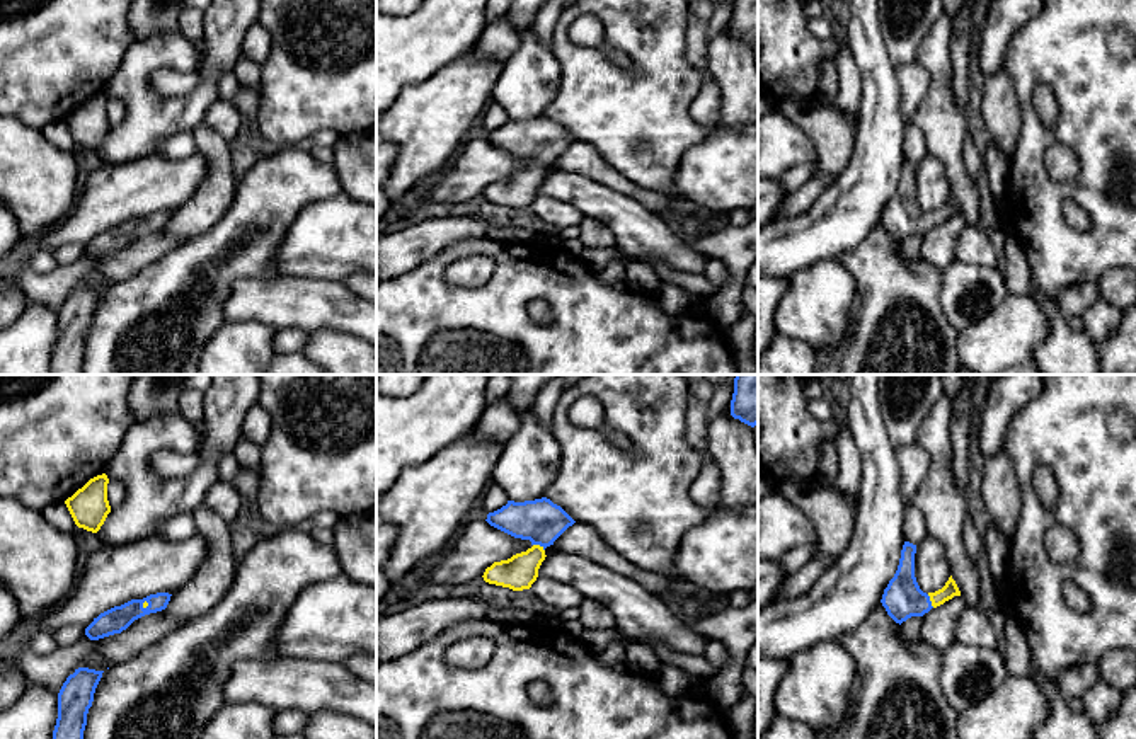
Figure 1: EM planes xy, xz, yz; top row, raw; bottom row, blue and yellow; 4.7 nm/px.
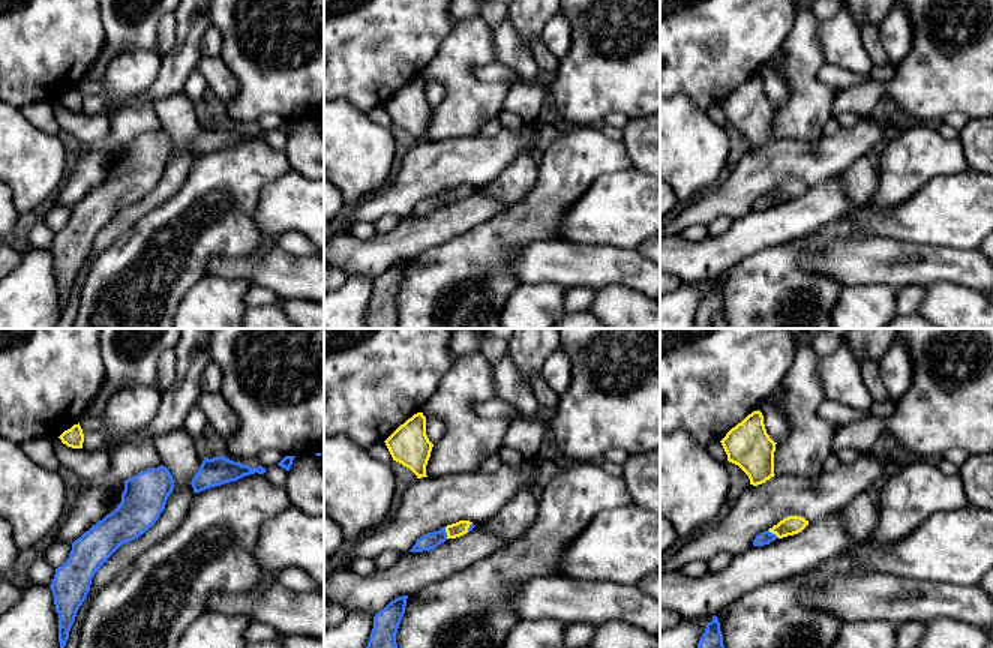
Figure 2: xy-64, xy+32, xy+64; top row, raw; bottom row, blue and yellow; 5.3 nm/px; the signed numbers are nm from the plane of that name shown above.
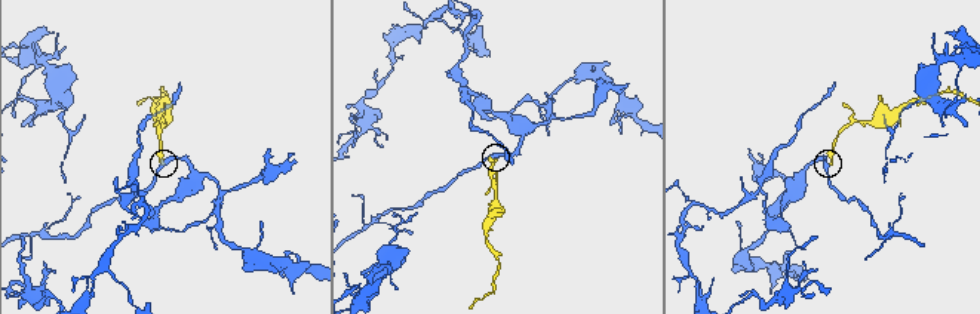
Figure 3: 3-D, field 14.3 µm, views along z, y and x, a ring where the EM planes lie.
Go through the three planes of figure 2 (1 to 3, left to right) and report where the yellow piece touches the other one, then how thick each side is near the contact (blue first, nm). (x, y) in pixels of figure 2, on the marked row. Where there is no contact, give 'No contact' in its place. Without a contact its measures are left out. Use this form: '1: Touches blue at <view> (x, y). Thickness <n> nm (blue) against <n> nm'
1: No contact
2: Touches blue at xy+32 (446, 533). Thickness 90 nm (blue) against 80 nm
3: Touches blue at xy+64 (774, 534). Thickness 70 nm (blue) against 100 nm

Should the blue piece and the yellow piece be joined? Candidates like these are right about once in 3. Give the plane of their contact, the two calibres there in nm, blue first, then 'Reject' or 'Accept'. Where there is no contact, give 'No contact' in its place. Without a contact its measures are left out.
Touches blue in xz. Thickness 200 nm (blue) against 160 nm. Accept

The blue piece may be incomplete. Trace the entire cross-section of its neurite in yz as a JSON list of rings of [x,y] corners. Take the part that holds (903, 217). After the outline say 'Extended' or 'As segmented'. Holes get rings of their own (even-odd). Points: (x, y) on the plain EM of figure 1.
[[[904,160],[898,189],[881,218],[887,233],[899,243],[911,235],[923,235],[932,226],[944,223],[954,215],[961,215],[952,194],[942,208],[928,213],[923,211],[915,196],[915,172],[916,163]]]. Extended

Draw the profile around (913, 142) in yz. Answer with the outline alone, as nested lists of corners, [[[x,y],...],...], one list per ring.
[[[906,121],[904,126],[903,155],[904,160],[909,160],[916,165],[928,155],[925,136],[921,129],[915,126],[911,121]]]

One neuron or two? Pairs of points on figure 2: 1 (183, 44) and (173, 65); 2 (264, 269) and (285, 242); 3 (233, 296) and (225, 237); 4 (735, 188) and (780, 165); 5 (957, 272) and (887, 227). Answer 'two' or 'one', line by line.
1: one
2: two
3: two
4: one
5: two

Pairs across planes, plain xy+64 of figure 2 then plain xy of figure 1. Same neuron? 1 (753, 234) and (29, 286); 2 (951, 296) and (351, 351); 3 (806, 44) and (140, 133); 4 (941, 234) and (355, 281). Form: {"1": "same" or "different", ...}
{"1": "same", "2": "same", "3": "same", "4": "different"}

